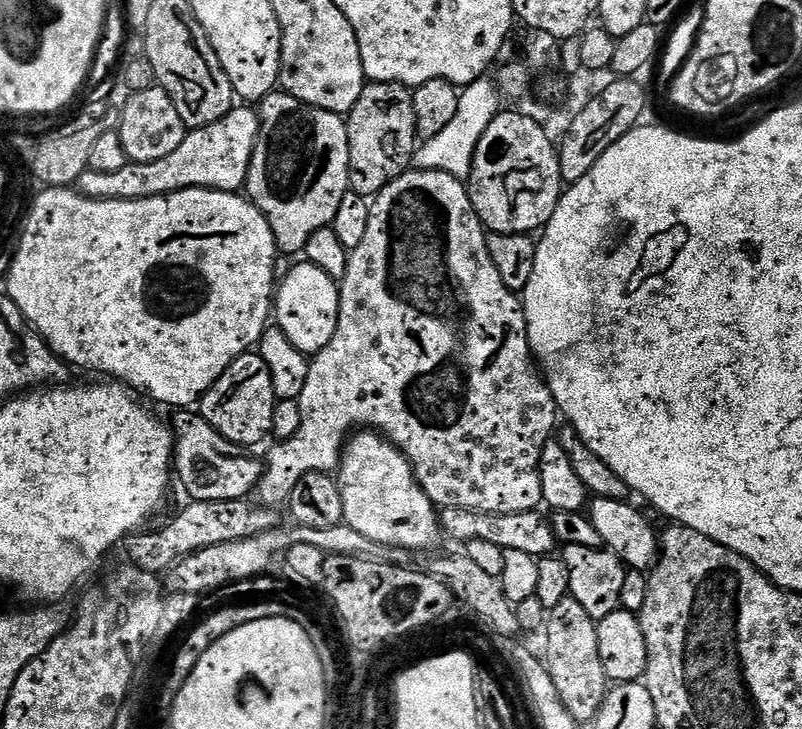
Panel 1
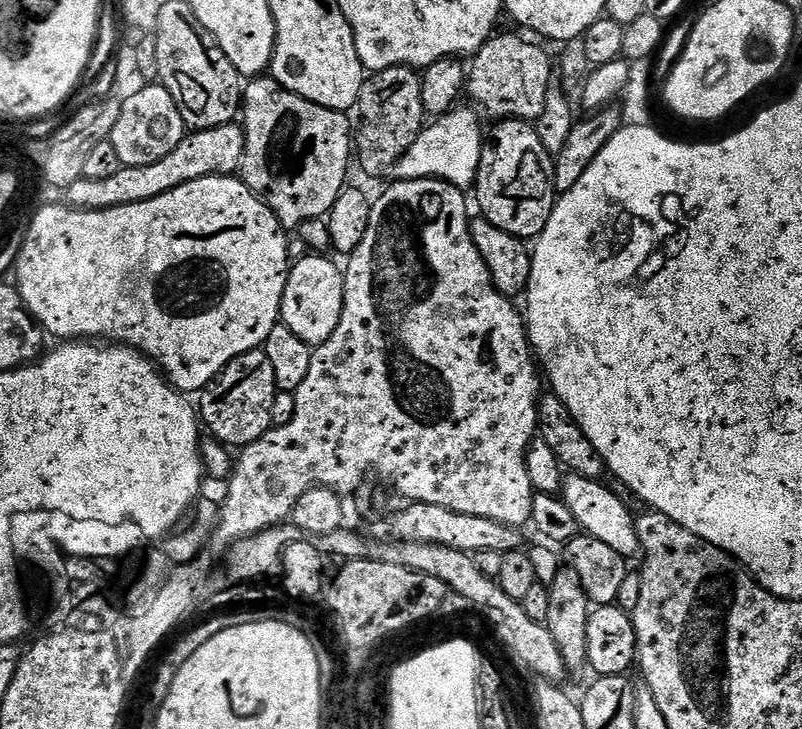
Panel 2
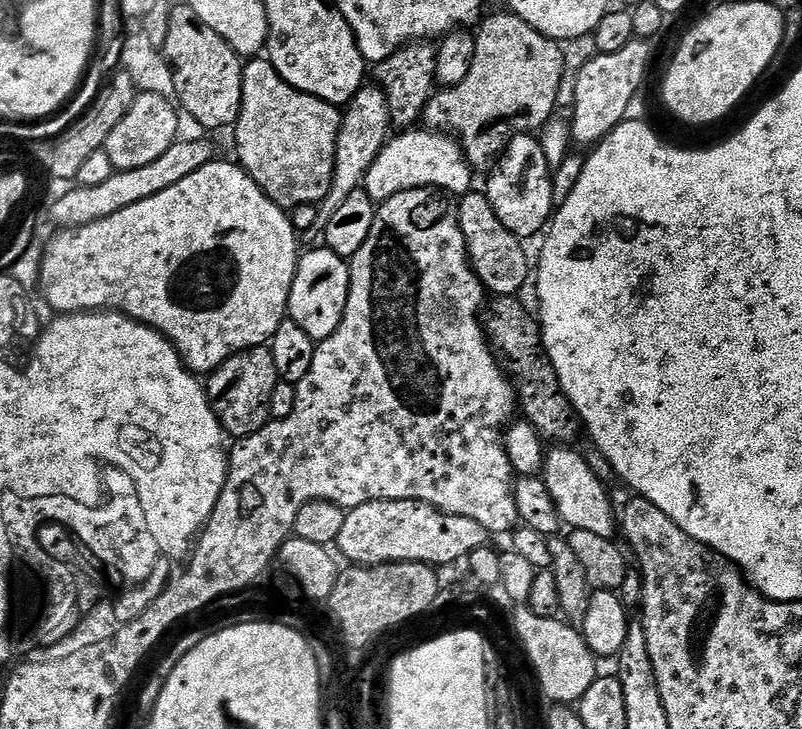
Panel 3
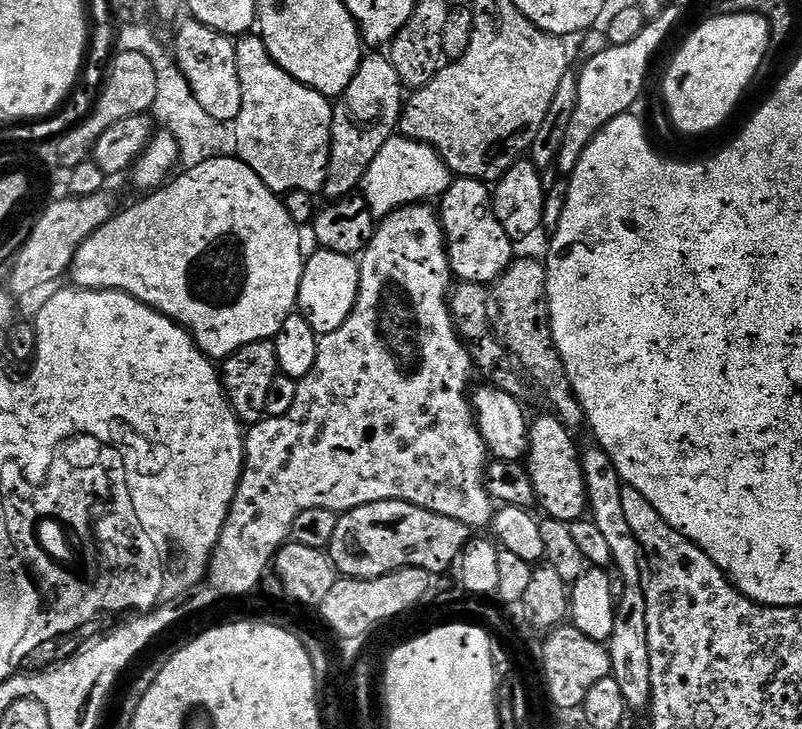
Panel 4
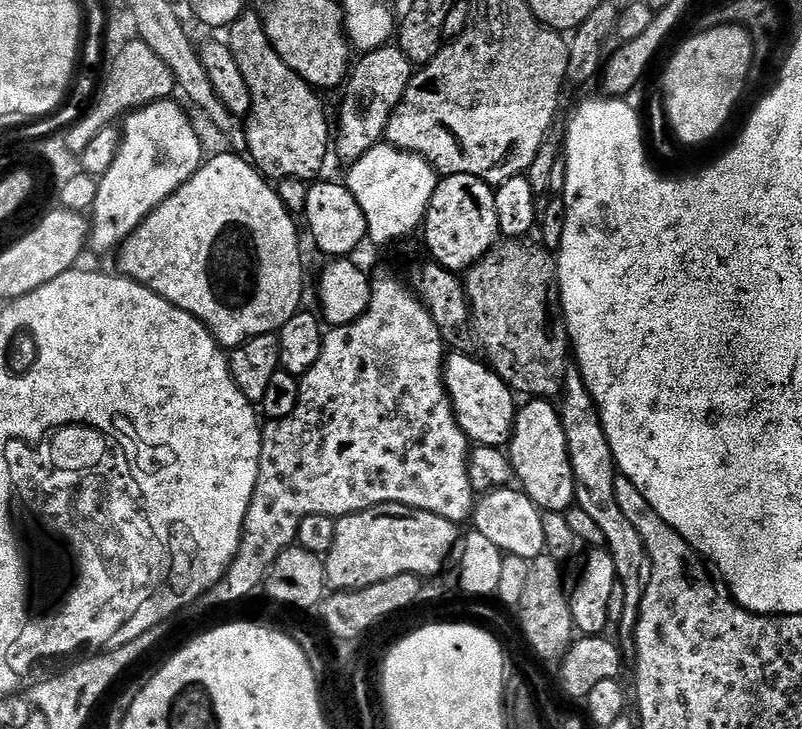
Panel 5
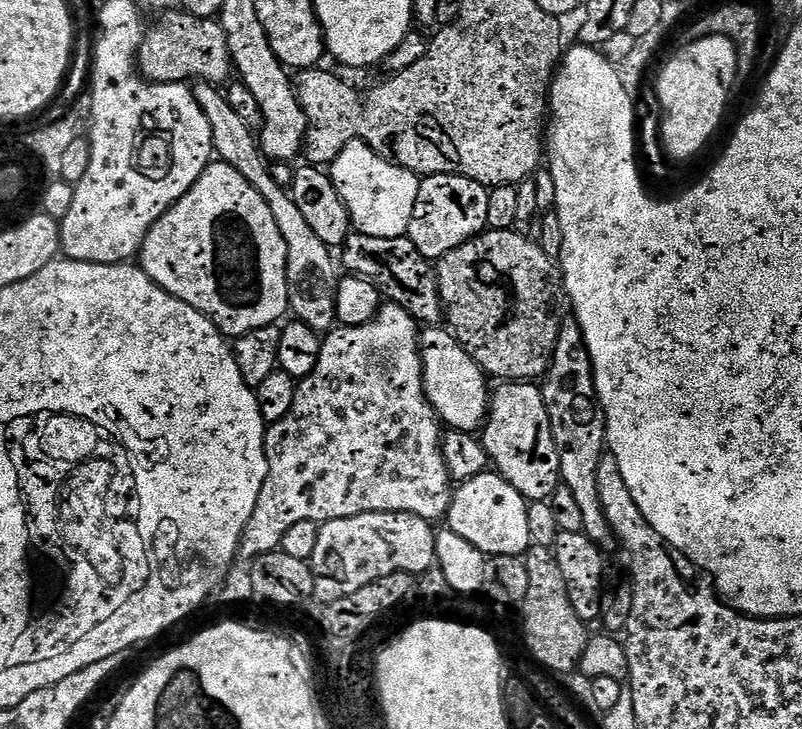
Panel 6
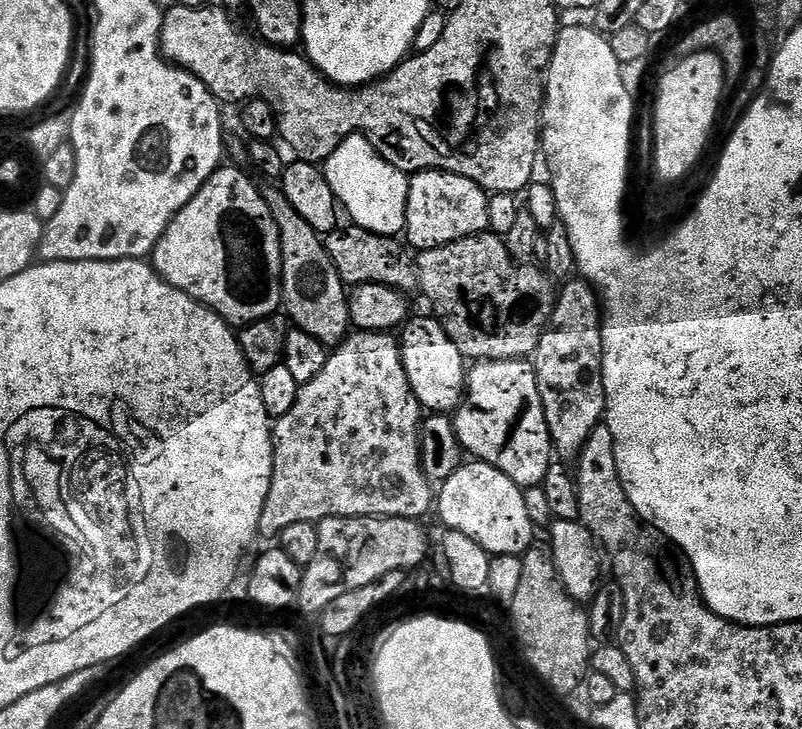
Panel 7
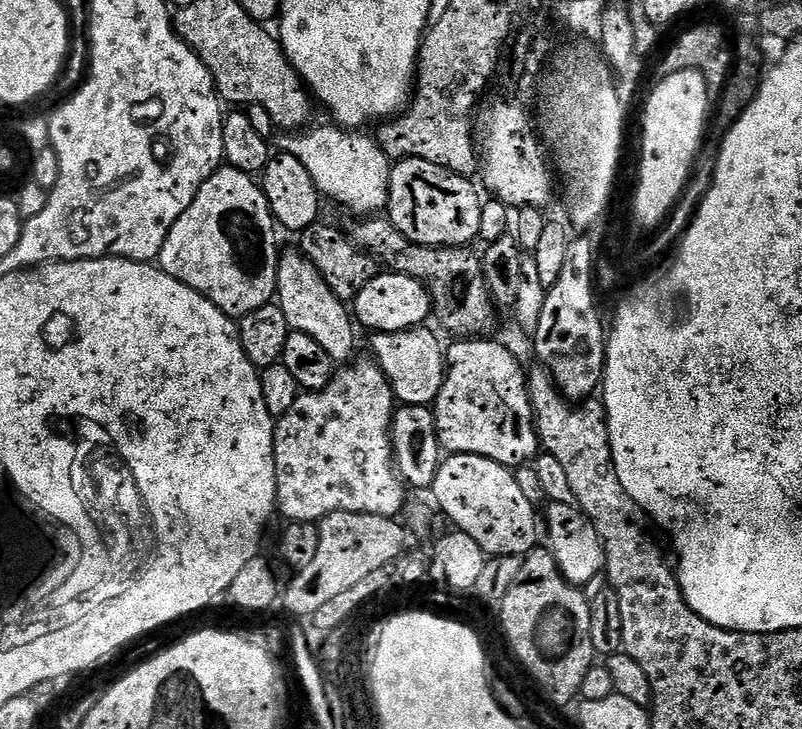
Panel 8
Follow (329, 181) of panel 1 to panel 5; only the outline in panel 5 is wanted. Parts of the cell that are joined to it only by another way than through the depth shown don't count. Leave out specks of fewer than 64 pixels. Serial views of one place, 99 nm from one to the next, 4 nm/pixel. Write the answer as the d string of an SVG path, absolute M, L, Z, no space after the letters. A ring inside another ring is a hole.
M255 10L244 11L230 25L226 35L228 49L234 54L234 62L238 62L238 70L242 70L242 78L246 78L246 86L250 90L250 110L243 129L246 152L251 163L261 176L272 182L284 179L315 181L321 175L320 167L323 166L324 159L328 154L330 156L330 128L328 132L328 116L324 113L323 102L320 101L321 93L311 84L307 84L301 76L294 74L294 70L286 66L286 62L282 62L266 34L262 18Z

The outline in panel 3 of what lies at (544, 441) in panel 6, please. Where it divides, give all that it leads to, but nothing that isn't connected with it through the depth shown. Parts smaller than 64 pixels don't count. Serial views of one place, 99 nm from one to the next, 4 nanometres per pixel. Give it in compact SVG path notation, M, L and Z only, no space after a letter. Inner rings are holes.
M556 446L544 457L542 479L550 498L558 510L561 521L569 529L587 530L589 534L599 534L607 540L613 539L618 532L618 512L608 501L608 492L596 472L576 453L572 446Z

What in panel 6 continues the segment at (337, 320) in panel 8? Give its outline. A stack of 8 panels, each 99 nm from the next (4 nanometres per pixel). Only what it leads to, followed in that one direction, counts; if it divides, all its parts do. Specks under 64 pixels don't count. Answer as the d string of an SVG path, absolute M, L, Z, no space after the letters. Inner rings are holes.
M203 82L195 85L196 101L202 106L206 120L211 124L212 147L215 155L223 163L234 166L262 198L266 198L266 206L270 206L270 214L274 214L274 222L278 222L278 230L282 230L282 238L286 238L288 302L291 313L304 324L319 332L329 331L337 321L336 296L340 281L338 266L334 264L333 249L328 247L313 228L306 223L302 210L298 210L298 202L294 202L291 191L283 188L274 180L273 165L260 148L257 133L234 111L234 105L228 101L227 95L215 84Z

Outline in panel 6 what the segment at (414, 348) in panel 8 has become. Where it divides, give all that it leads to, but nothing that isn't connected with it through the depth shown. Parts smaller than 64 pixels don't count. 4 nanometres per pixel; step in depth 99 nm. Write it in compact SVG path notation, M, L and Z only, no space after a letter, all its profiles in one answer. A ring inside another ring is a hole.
M428 326L420 334L424 357L424 392L430 406L451 431L479 433L490 411L489 377L447 327Z

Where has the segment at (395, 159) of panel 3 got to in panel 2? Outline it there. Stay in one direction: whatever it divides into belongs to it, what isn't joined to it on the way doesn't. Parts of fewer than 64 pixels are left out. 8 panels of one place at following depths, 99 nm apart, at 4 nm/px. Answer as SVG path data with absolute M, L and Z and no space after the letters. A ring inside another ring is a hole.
M457 107L455 110L445 112L443 116L433 119L418 134L414 146L406 150L406 154L393 166L391 175L396 180L445 180L448 184L453 184L455 188L468 190L476 183L478 166L480 165L480 155L484 153L486 136L480 133L480 120L476 117L477 109Z

